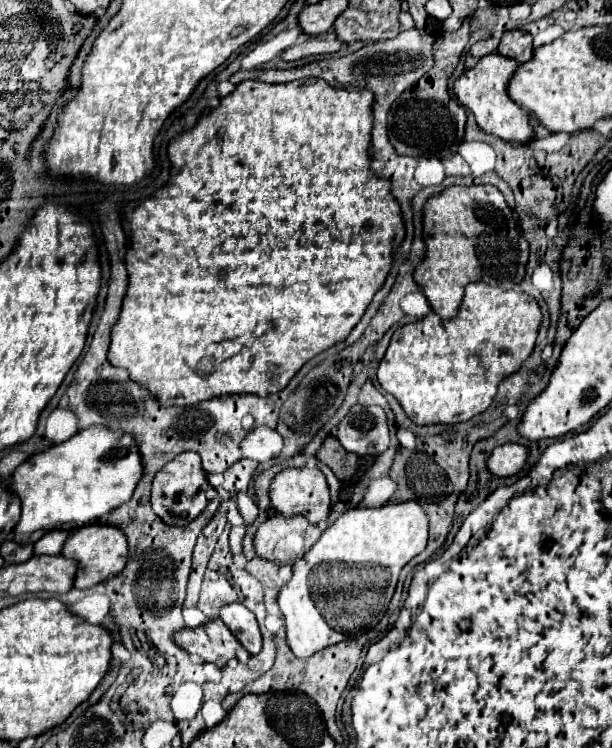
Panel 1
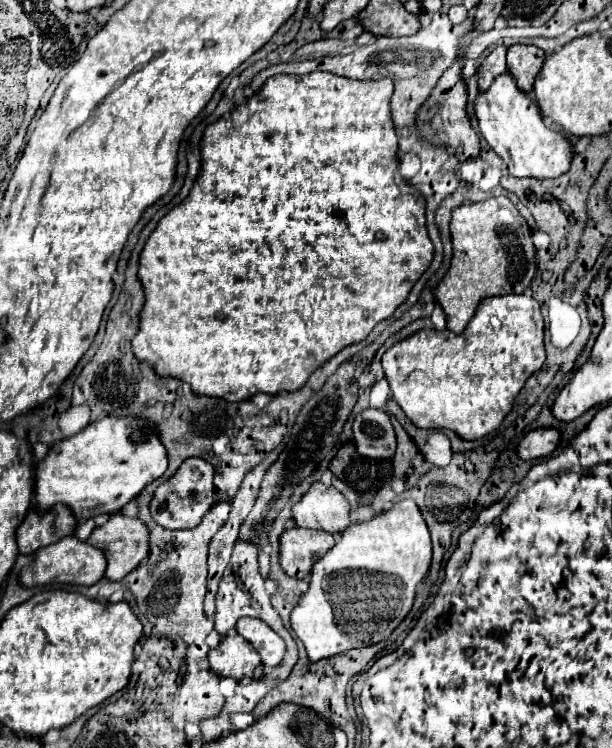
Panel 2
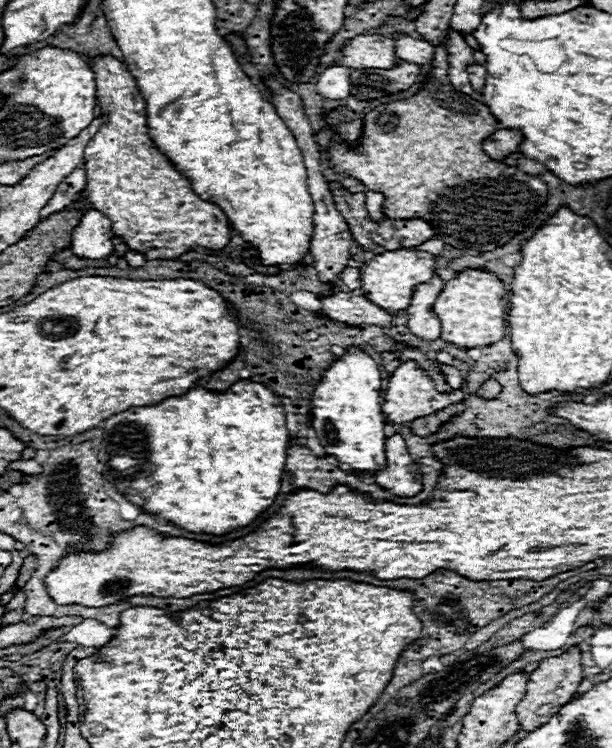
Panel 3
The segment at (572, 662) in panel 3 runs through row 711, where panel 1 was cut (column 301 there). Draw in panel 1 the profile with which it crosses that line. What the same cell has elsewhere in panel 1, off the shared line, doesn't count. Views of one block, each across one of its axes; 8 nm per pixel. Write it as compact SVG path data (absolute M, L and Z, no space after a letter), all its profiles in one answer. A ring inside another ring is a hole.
M280 514L268 518L256 532L254 548L258 556L278 566L294 566L322 536L322 530L304 516L284 518Z

